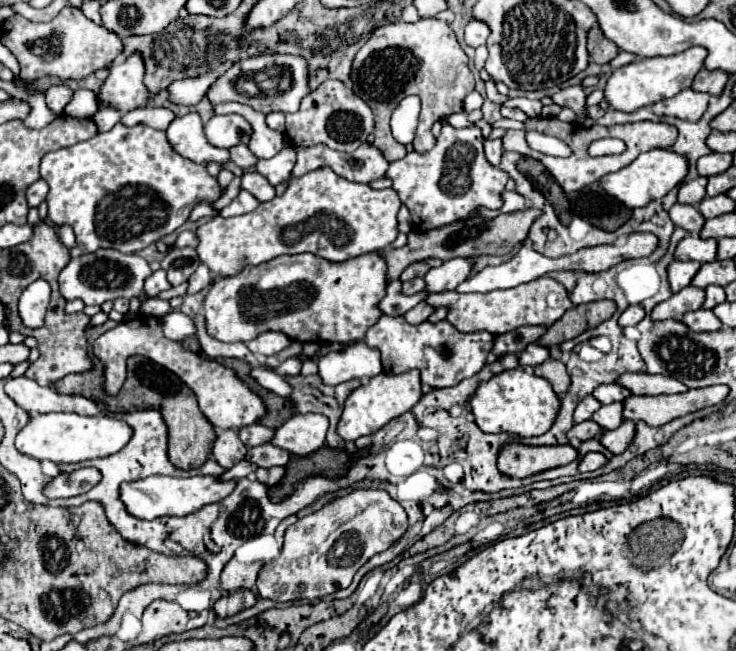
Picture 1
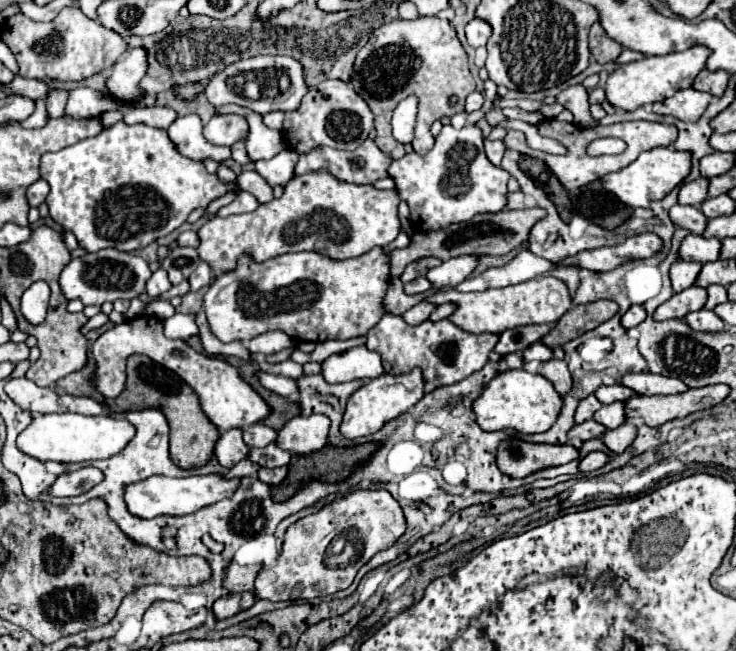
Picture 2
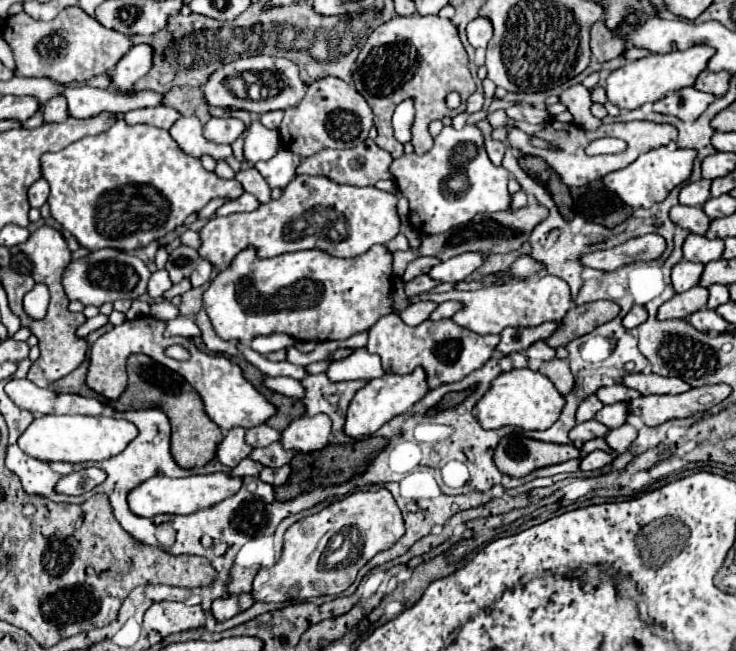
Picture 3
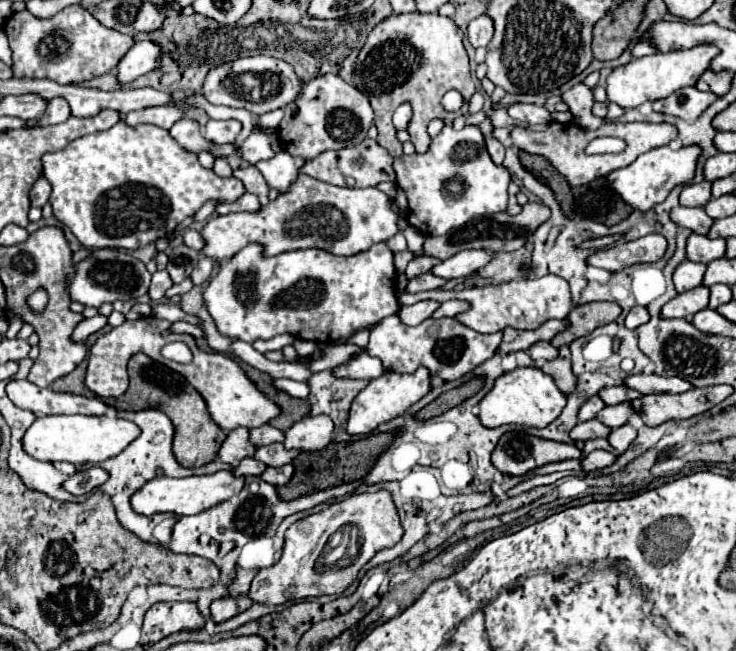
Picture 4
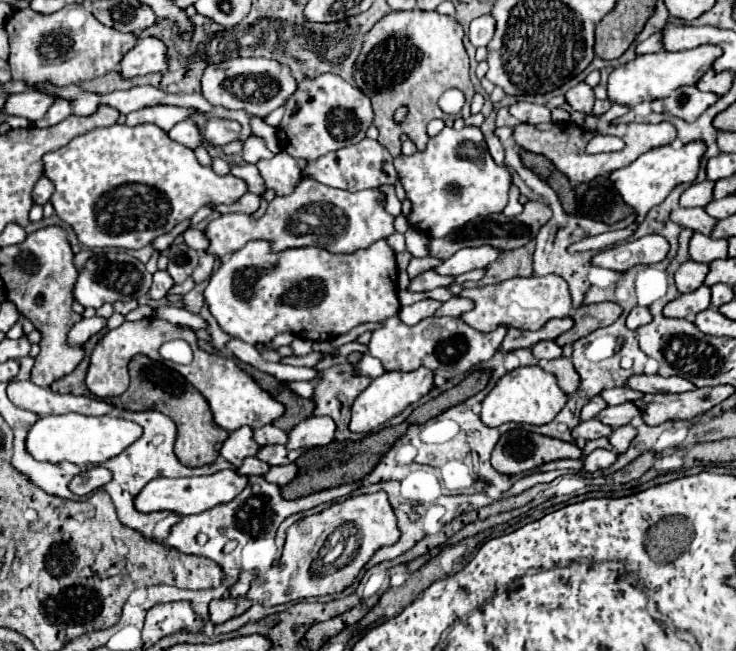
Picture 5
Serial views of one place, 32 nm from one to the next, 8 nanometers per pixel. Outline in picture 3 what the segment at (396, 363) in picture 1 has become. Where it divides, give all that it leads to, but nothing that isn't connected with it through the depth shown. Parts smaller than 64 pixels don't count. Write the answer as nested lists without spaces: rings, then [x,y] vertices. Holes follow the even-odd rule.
[[[388,314],[374,328],[370,328],[370,340],[366,350],[382,358],[384,372],[410,374],[416,366],[422,366],[430,378],[440,378],[442,384],[462,380],[466,374],[480,368],[498,346],[500,334],[476,334],[468,328],[454,324],[452,318],[424,320],[420,326],[406,326],[398,314]]]

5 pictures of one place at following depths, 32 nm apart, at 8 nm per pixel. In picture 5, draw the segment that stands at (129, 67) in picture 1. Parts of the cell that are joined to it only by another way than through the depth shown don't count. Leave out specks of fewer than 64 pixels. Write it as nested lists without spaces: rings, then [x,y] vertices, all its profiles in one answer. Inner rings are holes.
[[[148,36],[138,40],[138,44],[122,58],[120,74],[124,78],[164,72],[168,64],[168,48],[156,36]]]

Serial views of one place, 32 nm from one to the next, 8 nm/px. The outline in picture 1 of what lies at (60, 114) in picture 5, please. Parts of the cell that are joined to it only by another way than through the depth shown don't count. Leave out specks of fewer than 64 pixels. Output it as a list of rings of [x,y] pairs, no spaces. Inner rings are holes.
[[[50,86],[46,90],[46,104],[56,116],[62,116],[64,114],[64,106],[68,104],[70,96],[72,96],[70,88],[66,88],[66,86]]]

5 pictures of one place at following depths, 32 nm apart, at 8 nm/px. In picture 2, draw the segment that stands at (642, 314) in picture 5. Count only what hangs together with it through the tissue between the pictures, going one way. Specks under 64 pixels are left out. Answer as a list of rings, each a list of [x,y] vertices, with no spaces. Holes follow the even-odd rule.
[[[632,306],[632,308],[622,316],[622,326],[624,326],[624,328],[634,328],[634,326],[638,326],[642,320],[646,320],[646,310],[644,310],[644,306]]]

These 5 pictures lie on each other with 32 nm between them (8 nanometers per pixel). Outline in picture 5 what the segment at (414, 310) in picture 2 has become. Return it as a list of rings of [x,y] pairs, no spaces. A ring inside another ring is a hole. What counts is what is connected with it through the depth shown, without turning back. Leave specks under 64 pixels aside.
[[[422,300],[422,302],[416,302],[412,306],[402,306],[402,310],[400,310],[398,316],[400,316],[400,320],[404,324],[414,326],[414,324],[418,324],[424,318],[434,316],[440,306],[442,306],[442,302],[438,302],[438,300]]]

